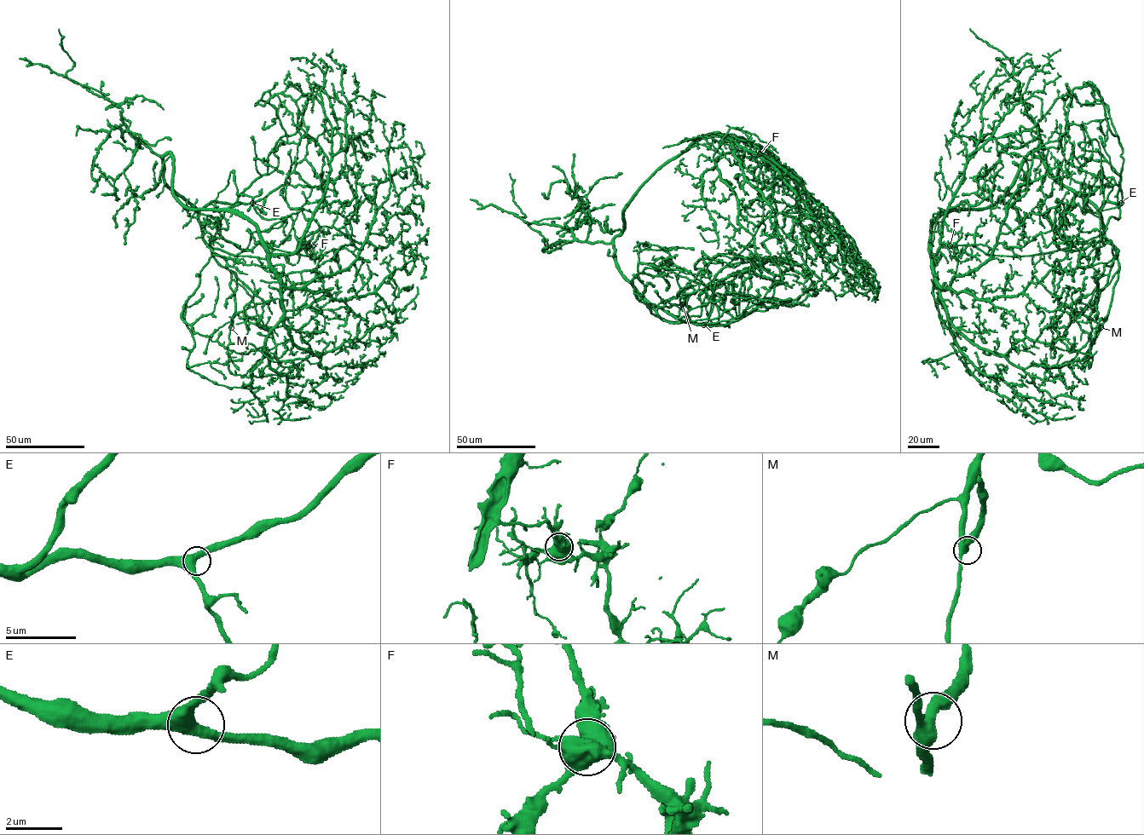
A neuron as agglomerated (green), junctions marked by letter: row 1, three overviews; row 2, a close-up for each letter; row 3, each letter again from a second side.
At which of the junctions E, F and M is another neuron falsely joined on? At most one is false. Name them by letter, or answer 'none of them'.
F

